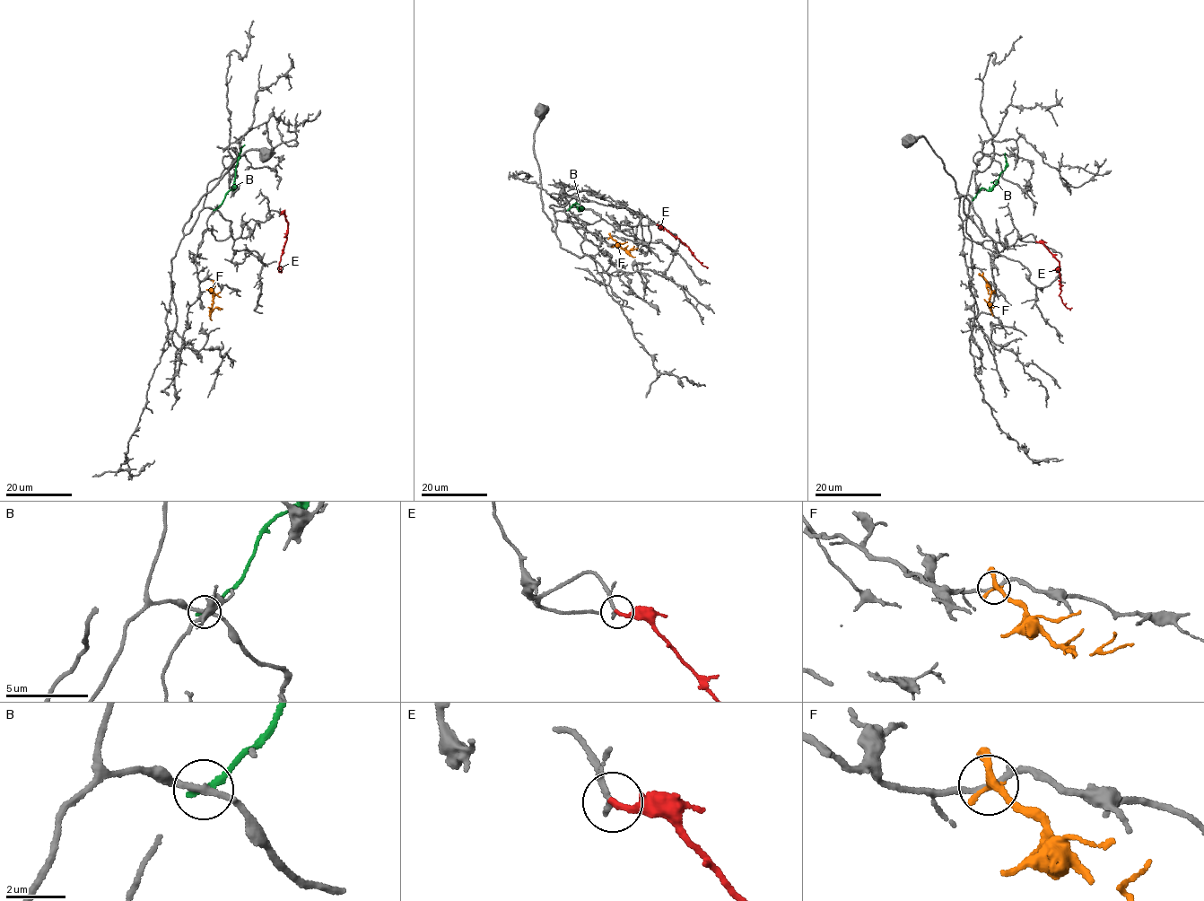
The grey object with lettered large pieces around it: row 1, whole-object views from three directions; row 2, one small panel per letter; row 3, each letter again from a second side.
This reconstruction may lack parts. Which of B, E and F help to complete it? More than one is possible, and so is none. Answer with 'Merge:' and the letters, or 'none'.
Merge: E

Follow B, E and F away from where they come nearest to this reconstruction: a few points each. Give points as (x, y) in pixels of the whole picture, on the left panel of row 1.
B: (214, 209), (228, 191), (233, 190), (239, 153), (244, 144)
E: (280, 214), (283, 213), (288, 225), (278, 271), (282, 269)
F: (213, 281), (212, 320)

